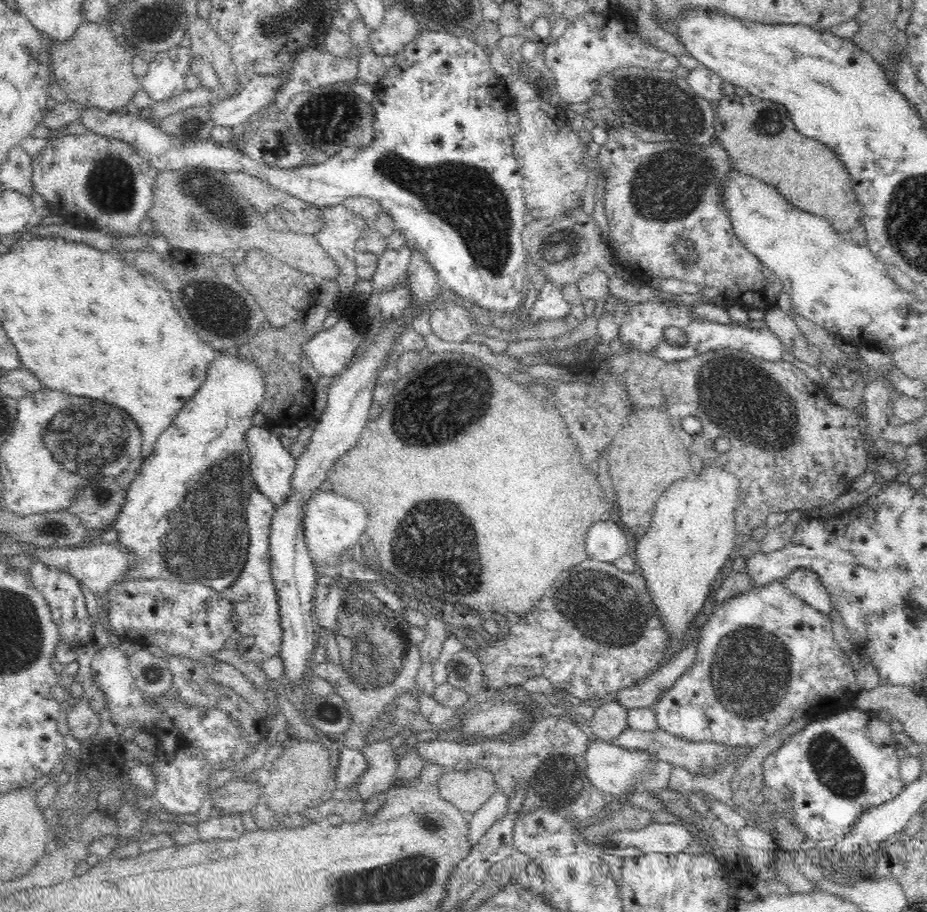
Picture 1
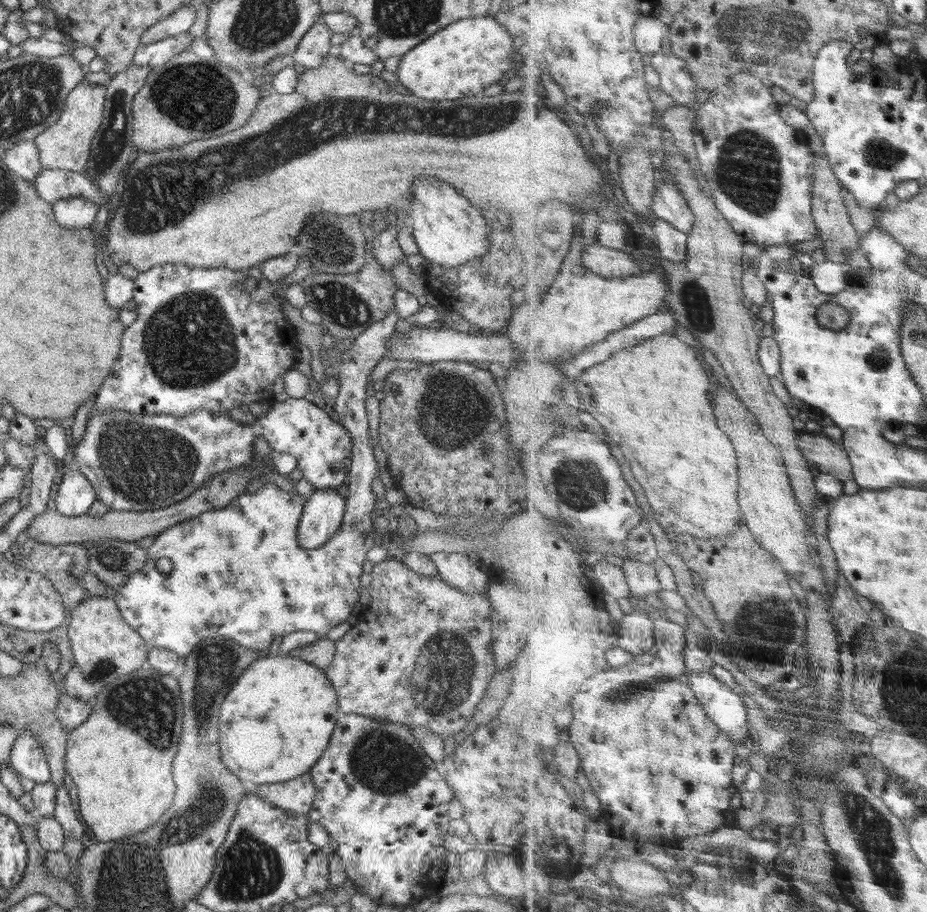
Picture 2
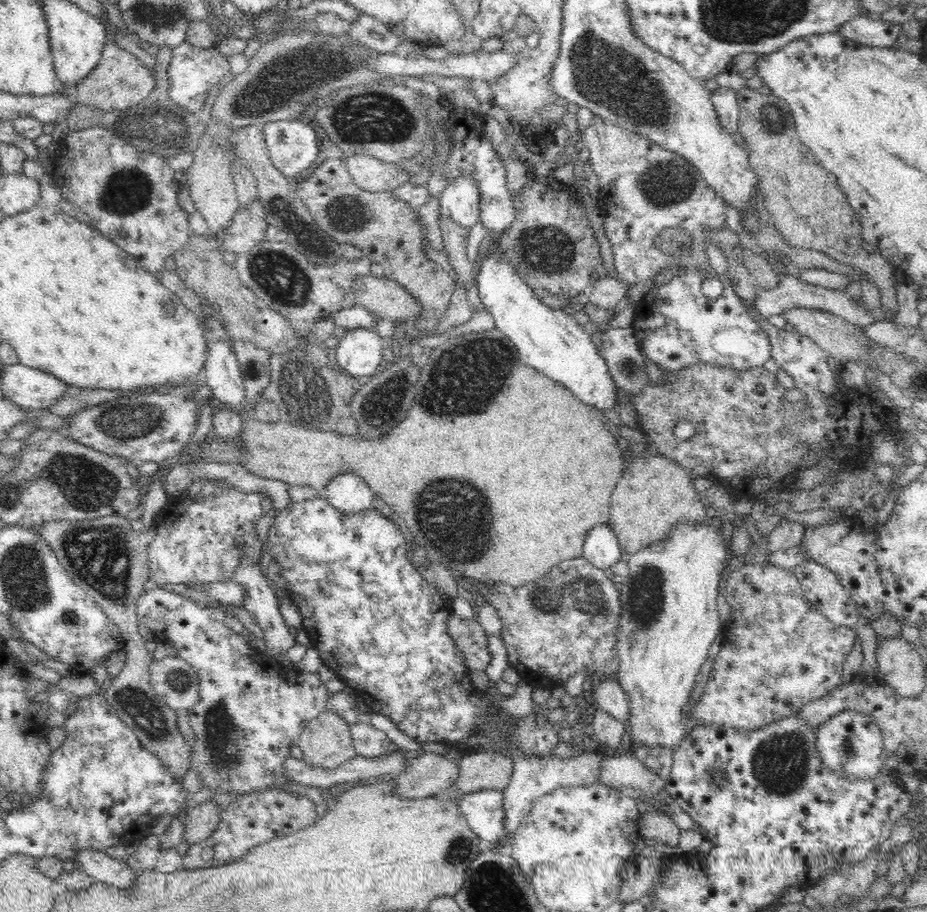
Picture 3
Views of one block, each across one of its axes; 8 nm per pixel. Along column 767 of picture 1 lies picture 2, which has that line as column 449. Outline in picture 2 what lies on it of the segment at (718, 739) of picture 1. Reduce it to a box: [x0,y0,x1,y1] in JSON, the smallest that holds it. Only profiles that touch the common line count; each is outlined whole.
[325,558,497,738]

